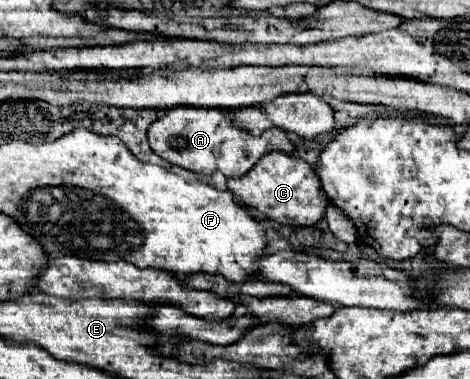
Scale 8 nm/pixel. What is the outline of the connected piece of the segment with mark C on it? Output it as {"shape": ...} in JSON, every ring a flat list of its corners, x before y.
{"shape":[[266,153,258,163,242,177,228,179,228,189,248,207,258,209,268,219,284,225,314,225,320,221,328,207,328,197,322,191,322,183,314,169,288,153]]}

